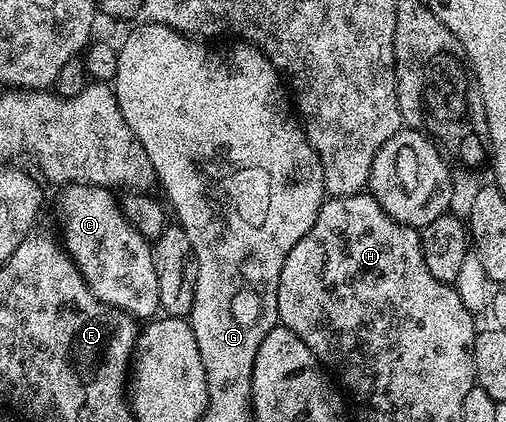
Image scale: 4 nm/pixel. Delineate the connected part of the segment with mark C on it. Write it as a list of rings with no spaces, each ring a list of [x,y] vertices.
[[[67,185],[61,193],[61,233],[60,240],[65,246],[69,258],[79,267],[87,287],[103,303],[121,309],[134,319],[153,319],[158,316],[159,279],[155,275],[153,247],[143,234],[135,231],[131,223],[123,215],[120,200],[112,197],[110,190],[104,185]]]

